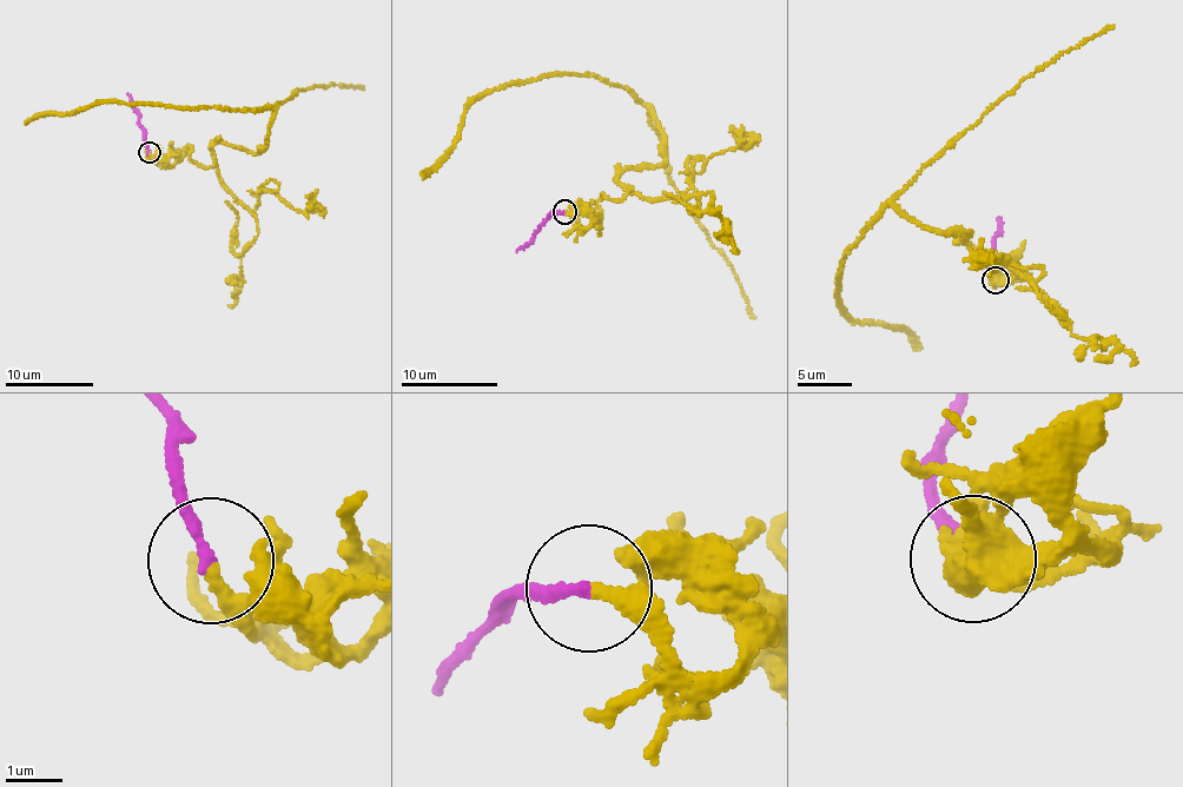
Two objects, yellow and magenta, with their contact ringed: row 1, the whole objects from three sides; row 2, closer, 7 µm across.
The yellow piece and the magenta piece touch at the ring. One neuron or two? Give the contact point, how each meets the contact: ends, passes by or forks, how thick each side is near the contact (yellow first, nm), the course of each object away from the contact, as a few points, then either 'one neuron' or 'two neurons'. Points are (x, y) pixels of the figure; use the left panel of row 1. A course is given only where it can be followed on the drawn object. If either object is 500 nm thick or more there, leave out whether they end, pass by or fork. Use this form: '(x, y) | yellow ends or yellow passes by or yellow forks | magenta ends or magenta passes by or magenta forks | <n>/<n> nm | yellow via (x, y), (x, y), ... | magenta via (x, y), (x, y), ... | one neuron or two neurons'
(150, 152) | yellow passes by | magenta ends | 190/200 nm | yellow via (150, 152), (164, 159), (187, 146), (209, 169), (216, 144), (259, 153), (272, 110), (117, 100), (25, 124) | magenta via (150, 152), (138, 110), (126, 94) | one neuron

